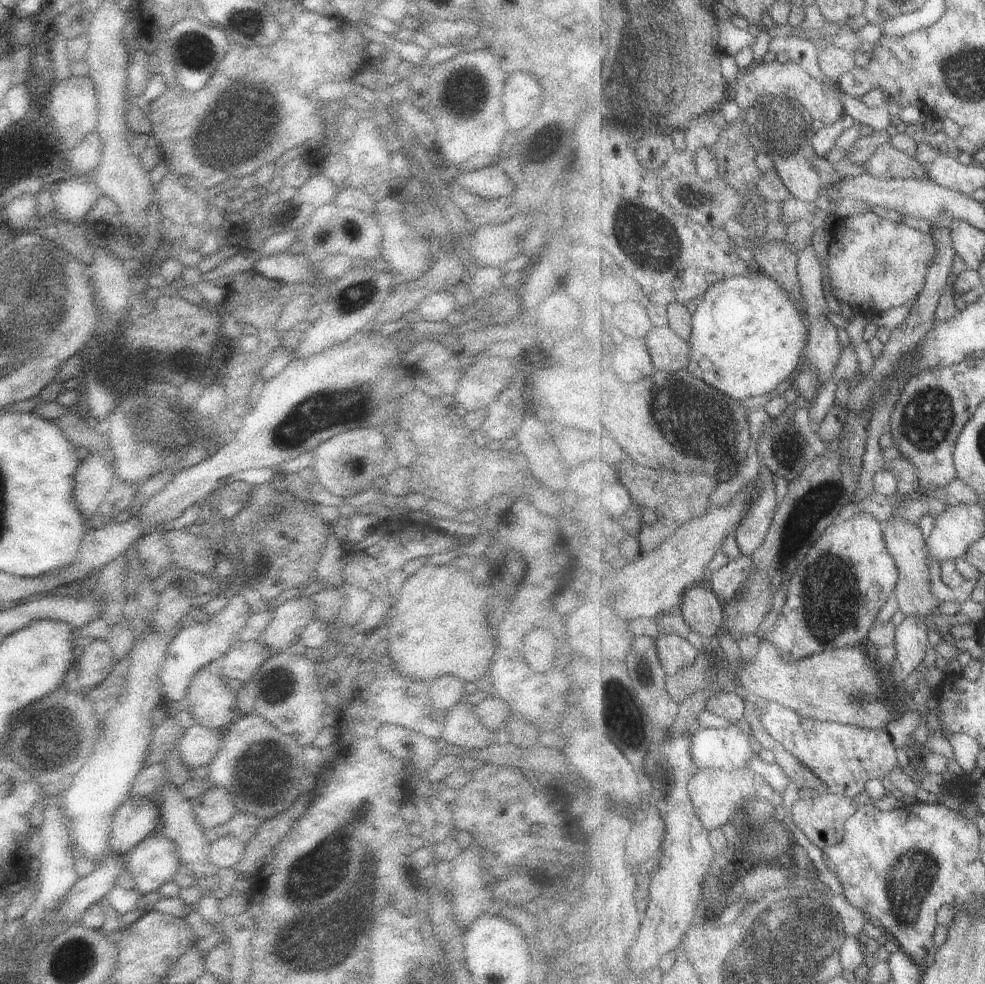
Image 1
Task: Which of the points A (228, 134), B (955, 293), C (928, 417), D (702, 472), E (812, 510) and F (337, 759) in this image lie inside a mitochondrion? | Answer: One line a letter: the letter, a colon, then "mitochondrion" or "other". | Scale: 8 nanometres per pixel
A: mitochondrion
B: other
C: mitochondrion
D: other
E: mitochondrion
F: other

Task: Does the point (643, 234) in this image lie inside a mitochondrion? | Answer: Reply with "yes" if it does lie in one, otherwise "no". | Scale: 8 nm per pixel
yes

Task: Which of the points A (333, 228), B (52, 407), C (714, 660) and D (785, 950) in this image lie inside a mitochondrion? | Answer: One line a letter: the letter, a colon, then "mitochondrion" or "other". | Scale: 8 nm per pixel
A: mitochondrion
B: other
C: other
D: mitochondrion

